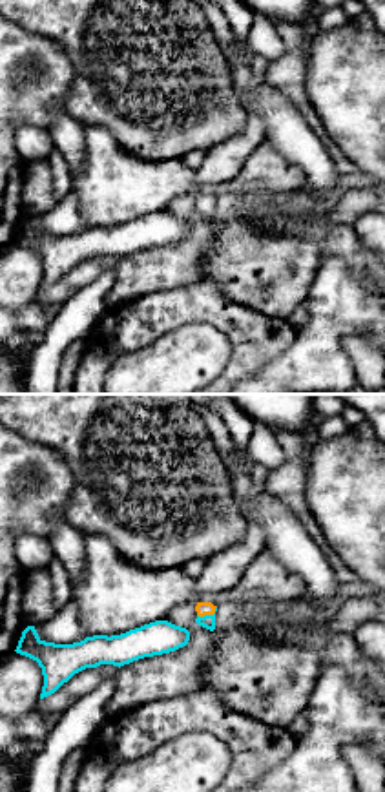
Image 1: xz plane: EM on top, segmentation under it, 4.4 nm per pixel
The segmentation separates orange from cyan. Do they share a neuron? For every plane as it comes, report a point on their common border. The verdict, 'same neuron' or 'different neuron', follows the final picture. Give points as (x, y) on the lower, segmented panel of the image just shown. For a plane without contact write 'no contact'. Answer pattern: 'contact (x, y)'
contact (208, 614)

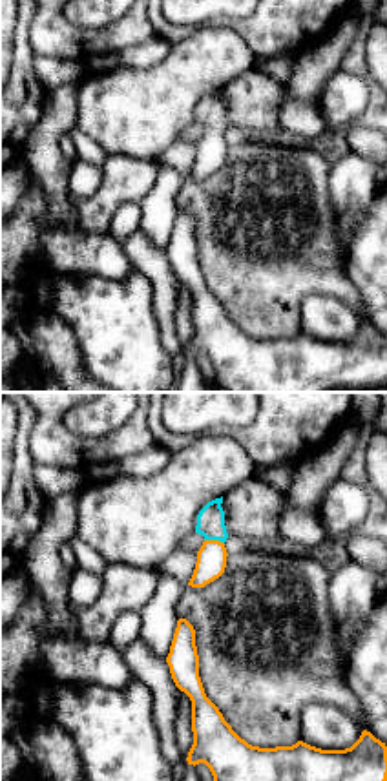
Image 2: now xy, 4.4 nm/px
contact (214, 541)

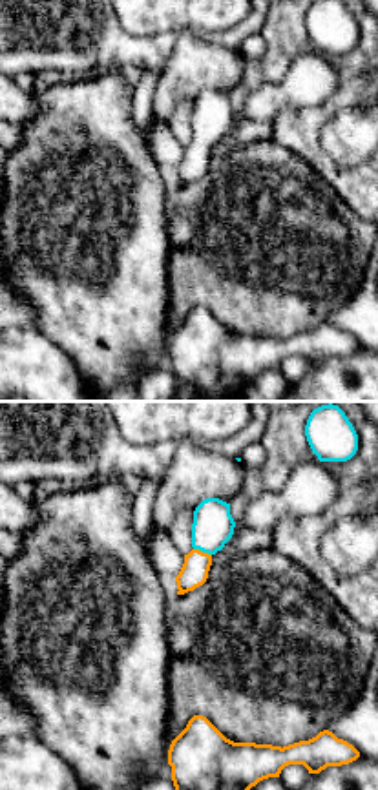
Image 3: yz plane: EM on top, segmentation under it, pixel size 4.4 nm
contact (201, 551)

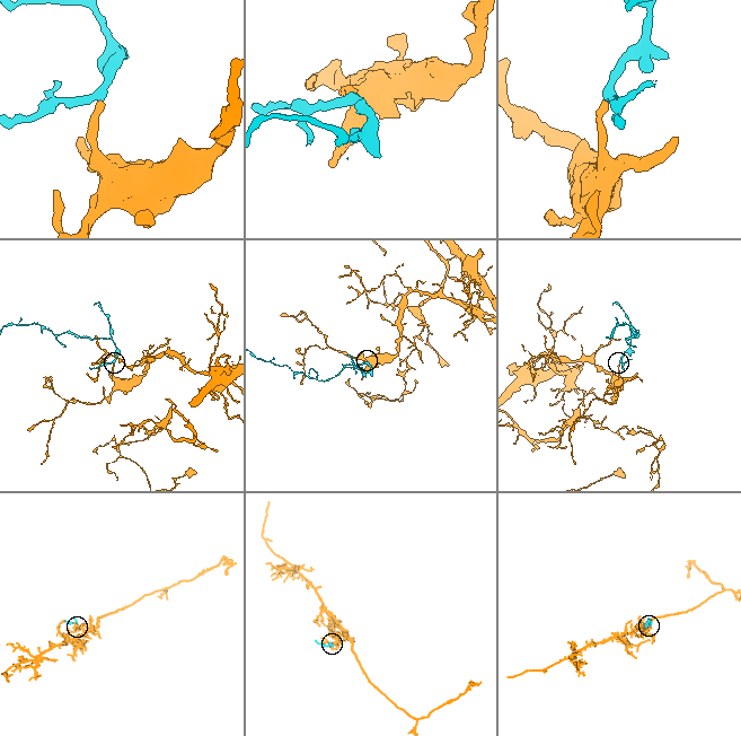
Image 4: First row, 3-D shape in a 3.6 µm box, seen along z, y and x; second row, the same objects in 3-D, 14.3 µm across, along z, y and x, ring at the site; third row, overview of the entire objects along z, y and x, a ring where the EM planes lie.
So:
same neuron

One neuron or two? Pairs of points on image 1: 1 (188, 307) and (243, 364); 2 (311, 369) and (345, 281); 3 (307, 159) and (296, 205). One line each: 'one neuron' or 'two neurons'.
1: one neuron
2: one neuron
3: two neurons

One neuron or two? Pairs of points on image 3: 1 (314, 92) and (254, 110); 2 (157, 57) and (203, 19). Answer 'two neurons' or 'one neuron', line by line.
1: one neuron
2: two neurons

